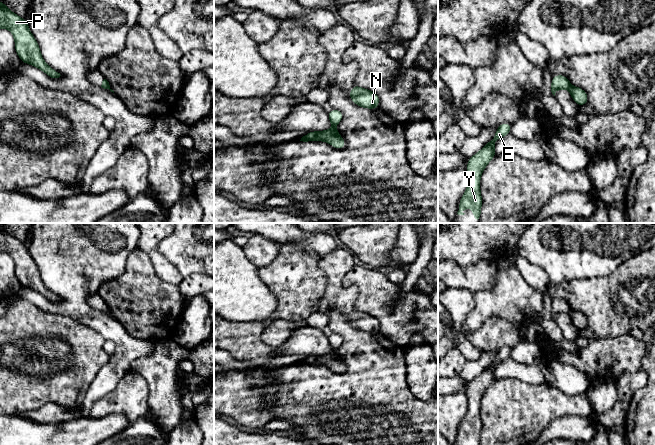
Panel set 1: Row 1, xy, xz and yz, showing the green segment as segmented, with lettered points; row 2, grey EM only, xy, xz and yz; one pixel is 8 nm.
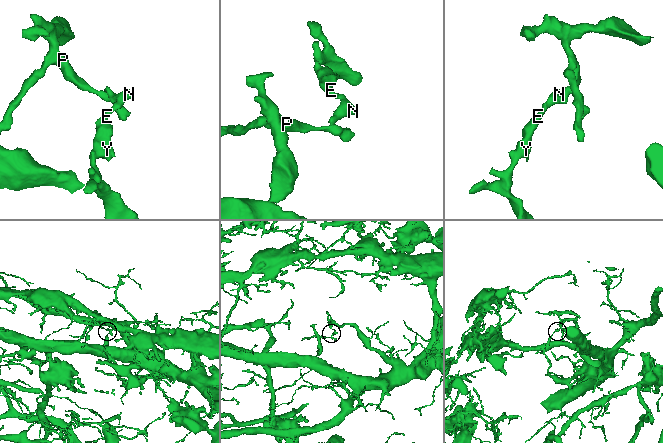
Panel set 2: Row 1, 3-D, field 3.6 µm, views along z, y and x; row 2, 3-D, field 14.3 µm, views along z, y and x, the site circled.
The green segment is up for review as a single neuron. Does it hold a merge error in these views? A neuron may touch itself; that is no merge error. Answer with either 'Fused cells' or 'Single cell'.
Fused cells

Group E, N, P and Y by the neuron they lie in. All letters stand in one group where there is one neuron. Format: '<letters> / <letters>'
E N Y / P

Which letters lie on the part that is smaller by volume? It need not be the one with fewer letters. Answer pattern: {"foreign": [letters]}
{"foreign": ["P"]}

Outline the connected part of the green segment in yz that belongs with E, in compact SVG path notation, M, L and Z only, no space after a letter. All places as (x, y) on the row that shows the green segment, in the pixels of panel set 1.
M505 122L499 127L493 139L488 142L478 153L468 159L467 174L468 185L466 191L459 202L460 209L458 215L464 215L462 211L467 207L473 208L472 215L476 223L480 222L482 197L480 193L480 176L485 166L496 156L494 152L495 142L510 133L511 124Z

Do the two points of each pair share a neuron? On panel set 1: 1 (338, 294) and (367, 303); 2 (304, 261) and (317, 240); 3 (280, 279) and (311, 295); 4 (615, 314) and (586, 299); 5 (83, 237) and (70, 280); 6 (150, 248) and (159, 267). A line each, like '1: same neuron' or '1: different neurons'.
1: different neurons
2: different neurons
3: same neuron
4: same neuron
5: same neuron
6: same neuron

